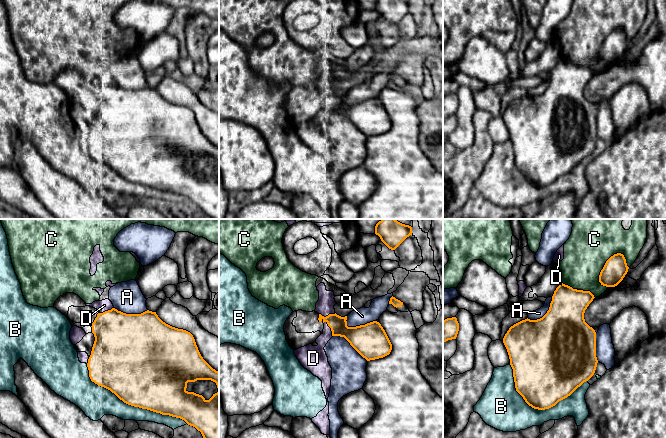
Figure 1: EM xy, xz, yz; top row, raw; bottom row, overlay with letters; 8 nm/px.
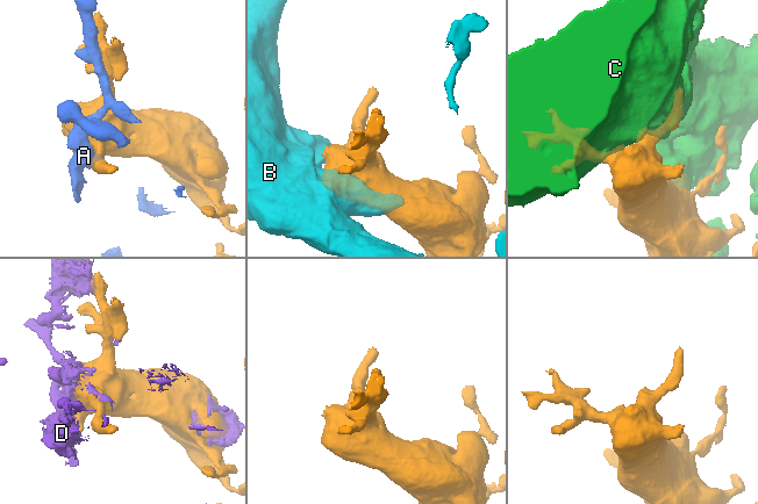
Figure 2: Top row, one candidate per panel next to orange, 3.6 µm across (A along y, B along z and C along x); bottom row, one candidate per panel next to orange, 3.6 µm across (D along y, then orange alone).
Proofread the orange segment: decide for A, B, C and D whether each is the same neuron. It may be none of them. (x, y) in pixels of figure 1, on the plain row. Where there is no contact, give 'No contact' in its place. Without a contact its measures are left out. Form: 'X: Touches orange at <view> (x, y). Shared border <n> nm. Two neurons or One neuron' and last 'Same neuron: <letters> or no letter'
A: Touches orange at xz (359, 102). Shared border 240 nm. Two neurons
B: Touches orange at xy (131, 181). Shared border 950 nm. Two neurons
C: Touches orange at yz (603, 44). Shared border 320 nm. Two neurons
D: Touches orange at xz (331, 105). Shared border 140 nm. Two neurons
Same neuron: no letter

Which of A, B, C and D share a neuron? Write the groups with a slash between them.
A / B / C D

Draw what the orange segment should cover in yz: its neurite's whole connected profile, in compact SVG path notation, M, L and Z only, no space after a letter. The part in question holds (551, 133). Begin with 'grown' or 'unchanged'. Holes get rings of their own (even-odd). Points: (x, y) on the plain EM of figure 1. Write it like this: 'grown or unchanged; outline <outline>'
unchanged; outline M560 59L554 67L549 86L542 94L522 96L511 102L505 110L503 119L513 145L516 167L532 184L545 186L555 182L594 151L598 139L596 133L596 108L584 95L585 86L594 74L590 67L573 65Z

